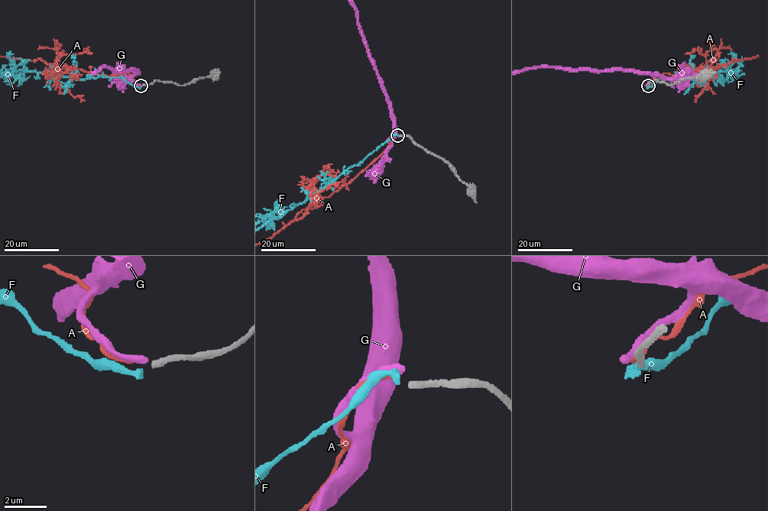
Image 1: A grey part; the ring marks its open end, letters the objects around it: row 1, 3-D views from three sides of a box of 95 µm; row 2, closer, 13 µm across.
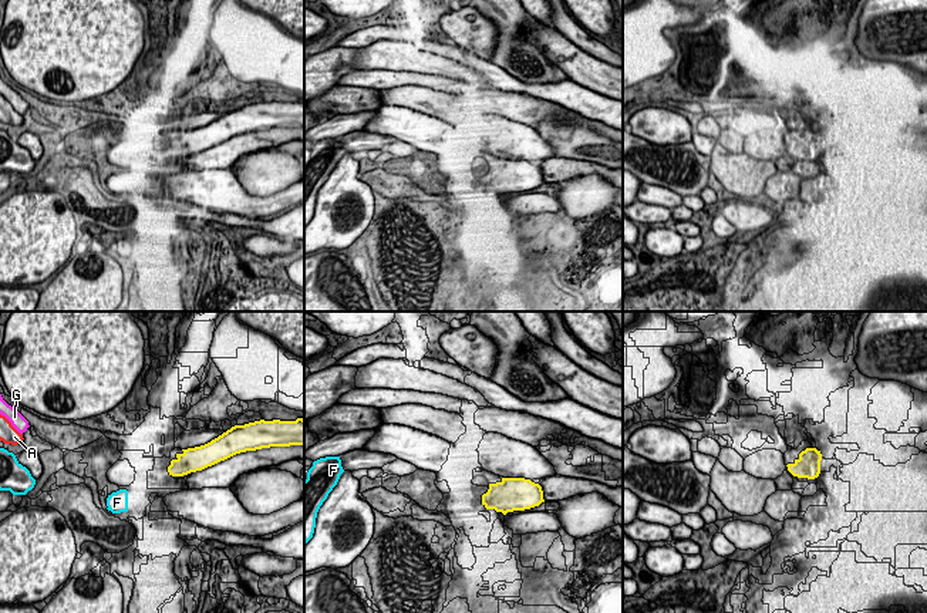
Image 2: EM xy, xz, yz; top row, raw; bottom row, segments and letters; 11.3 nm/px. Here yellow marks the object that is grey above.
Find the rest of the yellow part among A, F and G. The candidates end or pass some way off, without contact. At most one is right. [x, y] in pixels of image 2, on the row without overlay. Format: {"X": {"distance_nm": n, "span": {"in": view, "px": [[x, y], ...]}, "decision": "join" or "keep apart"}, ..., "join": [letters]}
{"A": {"distance_nm": 1650, "span": {"in": "xy", "px": [[168, 148], [23, 120]]}, "decision": "keep apart"}, "F": {"distance_nm": 500, "span": {"in": "xy", "px": [[168, 152], [127, 172]]}, "decision": "keep apart"}, "G": {"distance_nm": 1650, "span": {"in": "xy", "px": [[168, 148], [29, 107]]}, "decision": "keep apart"}, "join": []}

